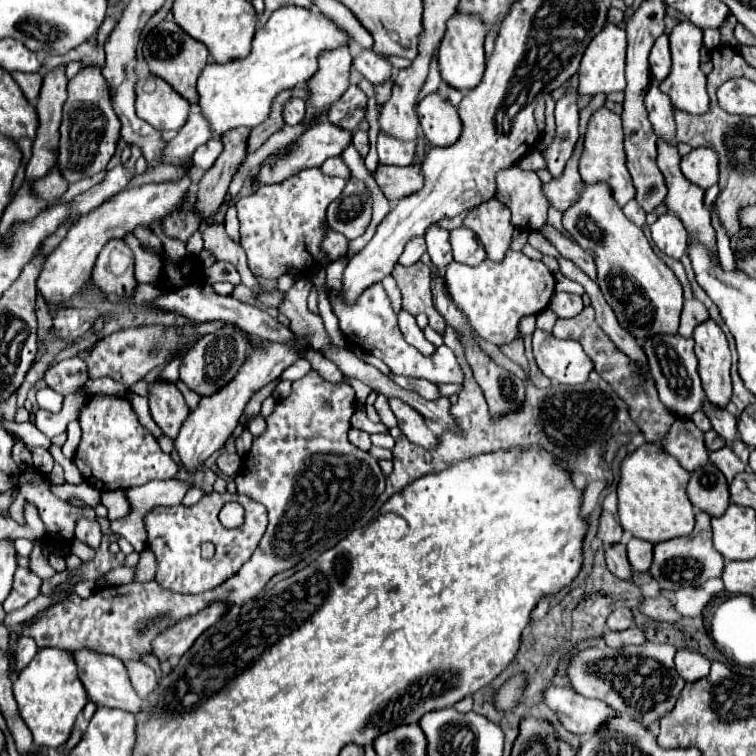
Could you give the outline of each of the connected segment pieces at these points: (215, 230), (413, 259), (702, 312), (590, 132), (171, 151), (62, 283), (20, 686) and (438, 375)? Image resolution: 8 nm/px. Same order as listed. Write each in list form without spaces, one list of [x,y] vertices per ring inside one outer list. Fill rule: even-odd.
[[[210,224],[210,226],[204,230],[204,248],[210,250],[218,260],[230,262],[230,264],[238,270],[244,286],[248,286],[248,288],[254,290],[254,292],[270,292],[270,290],[260,288],[260,284],[256,282],[254,274],[248,270],[246,254],[244,254],[244,250],[242,250],[242,246],[230,240],[230,236],[228,236],[226,230],[224,230],[224,226],[214,226],[214,224]]]
[[[417,236],[406,244],[398,262],[403,266],[410,266],[415,264],[426,252],[426,249],[427,247],[424,236]]]
[[[696,298],[686,300],[684,302],[684,310],[682,310],[682,318],[680,318],[680,334],[684,338],[690,338],[694,328],[704,324],[708,318],[710,318],[708,310],[706,310],[706,306],[700,300],[696,300]]]
[[[602,106],[588,120],[588,130],[586,130],[586,138],[584,138],[584,152],[580,158],[582,180],[584,182],[608,182],[612,192],[614,192],[614,198],[620,206],[624,206],[636,194],[636,190],[632,186],[630,172],[626,170],[626,154],[624,154],[622,138],[624,138],[622,118]]]
[[[192,106],[186,124],[178,130],[176,138],[170,140],[168,146],[164,146],[164,162],[162,164],[180,162],[180,158],[190,158],[190,154],[196,150],[196,146],[208,142],[210,136],[212,134],[210,134],[208,122],[200,114],[200,110],[196,106]]]
[[[184,176],[180,182],[162,182],[162,184],[144,184],[138,188],[130,188],[120,192],[118,196],[110,198],[110,202],[100,204],[92,214],[80,218],[76,222],[66,238],[60,242],[60,246],[46,258],[40,278],[38,278],[38,288],[42,296],[52,302],[52,304],[62,304],[66,298],[76,294],[82,284],[90,278],[92,266],[104,248],[104,242],[110,242],[112,238],[124,238],[126,234],[134,232],[140,224],[150,226],[156,220],[162,220],[164,214],[172,214],[180,202],[184,202],[184,194],[190,190],[190,176]]]
[[[42,648],[32,662],[14,678],[14,698],[18,702],[20,716],[28,724],[36,748],[60,748],[76,722],[76,716],[86,706],[86,690],[78,678],[76,664],[66,650]]]
[[[338,258],[326,266],[326,292],[328,292],[328,298],[332,302],[332,310],[340,320],[340,330],[344,332],[348,344],[364,346],[364,350],[370,352],[372,356],[380,358],[392,370],[392,374],[402,374],[406,378],[424,378],[424,380],[434,382],[434,384],[448,384],[448,382],[462,384],[464,382],[464,372],[462,372],[460,364],[456,362],[454,352],[448,346],[440,346],[440,348],[436,348],[434,354],[424,356],[402,338],[396,316],[394,316],[392,306],[390,306],[390,300],[388,300],[386,292],[382,290],[382,284],[370,286],[354,304],[350,304],[350,306],[342,304],[340,276],[342,276],[344,266],[346,266],[344,258]]]

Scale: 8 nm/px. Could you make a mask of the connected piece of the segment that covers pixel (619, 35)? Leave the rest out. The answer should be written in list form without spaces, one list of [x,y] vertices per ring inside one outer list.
[[[606,22],[604,30],[596,38],[592,38],[592,42],[588,44],[588,48],[582,56],[582,64],[580,64],[580,72],[578,72],[580,94],[594,96],[598,92],[610,94],[616,90],[624,90],[624,86],[626,86],[624,60],[626,60],[626,34],[616,24]]]

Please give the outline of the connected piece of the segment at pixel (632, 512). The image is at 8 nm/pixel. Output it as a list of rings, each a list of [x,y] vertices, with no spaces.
[[[644,444],[628,454],[620,464],[618,480],[618,518],[622,528],[630,530],[634,538],[652,544],[690,534],[694,528],[694,506],[686,496],[688,478],[678,460],[656,444]]]

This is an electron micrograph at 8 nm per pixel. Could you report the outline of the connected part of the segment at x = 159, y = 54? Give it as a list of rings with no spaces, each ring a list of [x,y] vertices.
[[[164,20],[154,30],[150,30],[146,34],[146,38],[142,42],[142,52],[144,52],[144,58],[150,66],[150,72],[154,76],[160,76],[170,86],[174,86],[174,90],[178,94],[182,94],[190,104],[194,104],[198,100],[196,78],[202,72],[202,68],[208,64],[208,56],[210,56],[208,48],[204,44],[190,38],[176,22]]]

